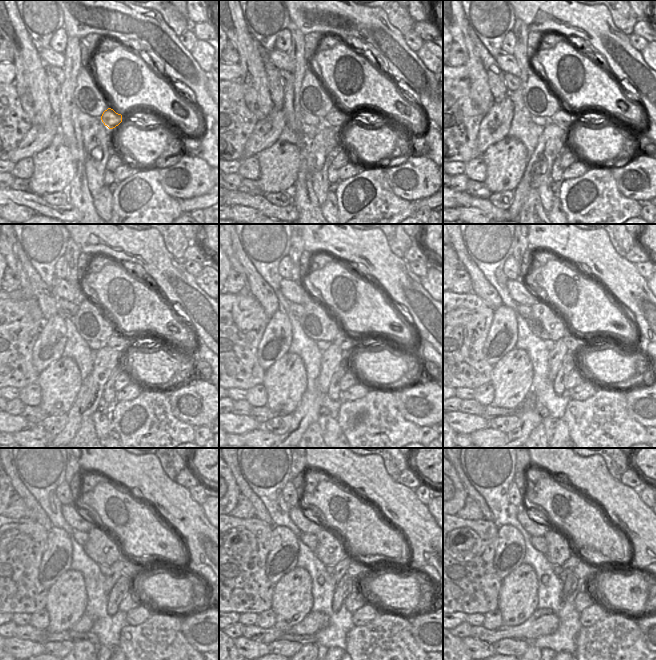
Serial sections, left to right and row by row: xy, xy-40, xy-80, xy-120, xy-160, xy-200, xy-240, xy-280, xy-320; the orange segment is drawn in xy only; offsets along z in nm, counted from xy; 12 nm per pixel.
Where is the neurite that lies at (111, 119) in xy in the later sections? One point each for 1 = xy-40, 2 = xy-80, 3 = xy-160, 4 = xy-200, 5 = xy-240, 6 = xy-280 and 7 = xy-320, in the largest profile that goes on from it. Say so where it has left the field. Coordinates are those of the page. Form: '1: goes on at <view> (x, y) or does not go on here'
1: goes on at xy-40 (337, 118)
2: goes on at xy-80 (562, 118)
3: goes on at xy-160 (344, 342)
4: goes on at xy-200 (573, 343)
5: goes on at xy-240 (129, 568)
6: goes on at xy-280 (356, 569)
7: goes on at xy-320 (583, 570)

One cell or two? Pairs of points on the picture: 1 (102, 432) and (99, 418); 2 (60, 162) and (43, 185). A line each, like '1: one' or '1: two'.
1: one
2: one

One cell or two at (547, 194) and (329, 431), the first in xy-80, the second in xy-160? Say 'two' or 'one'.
one

